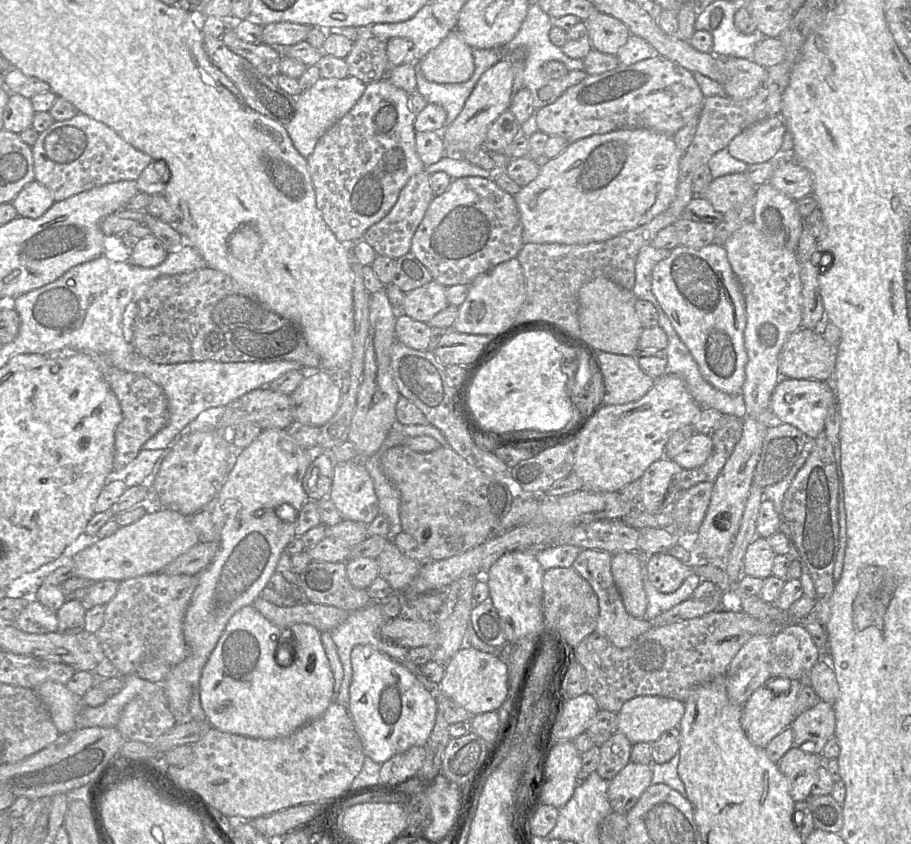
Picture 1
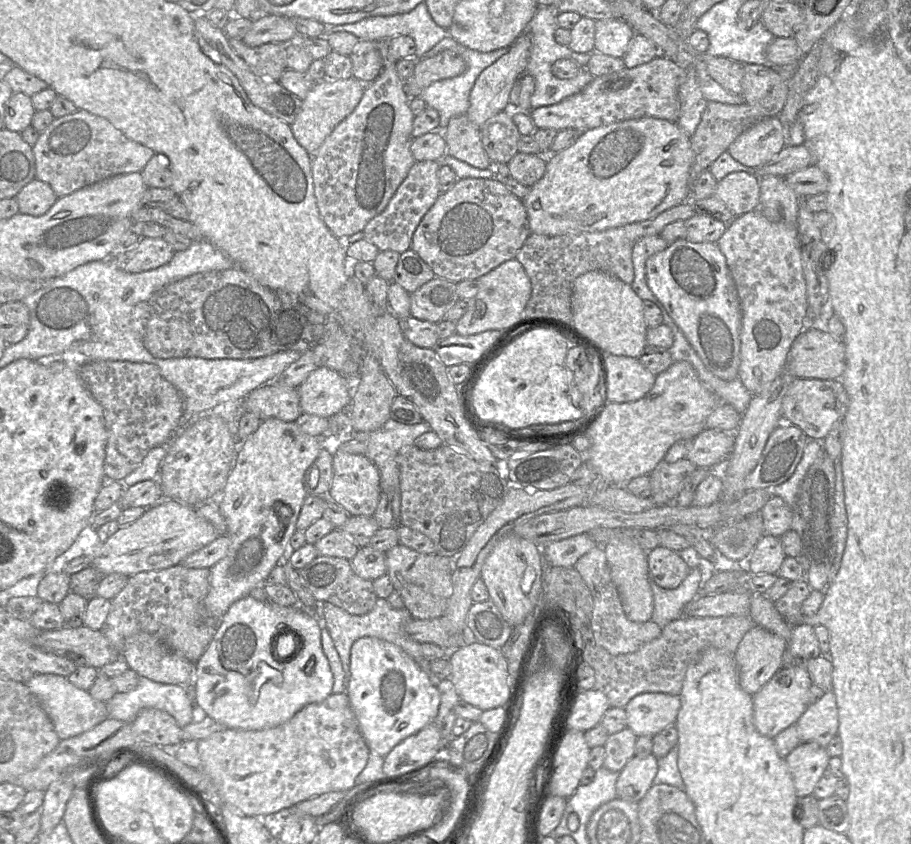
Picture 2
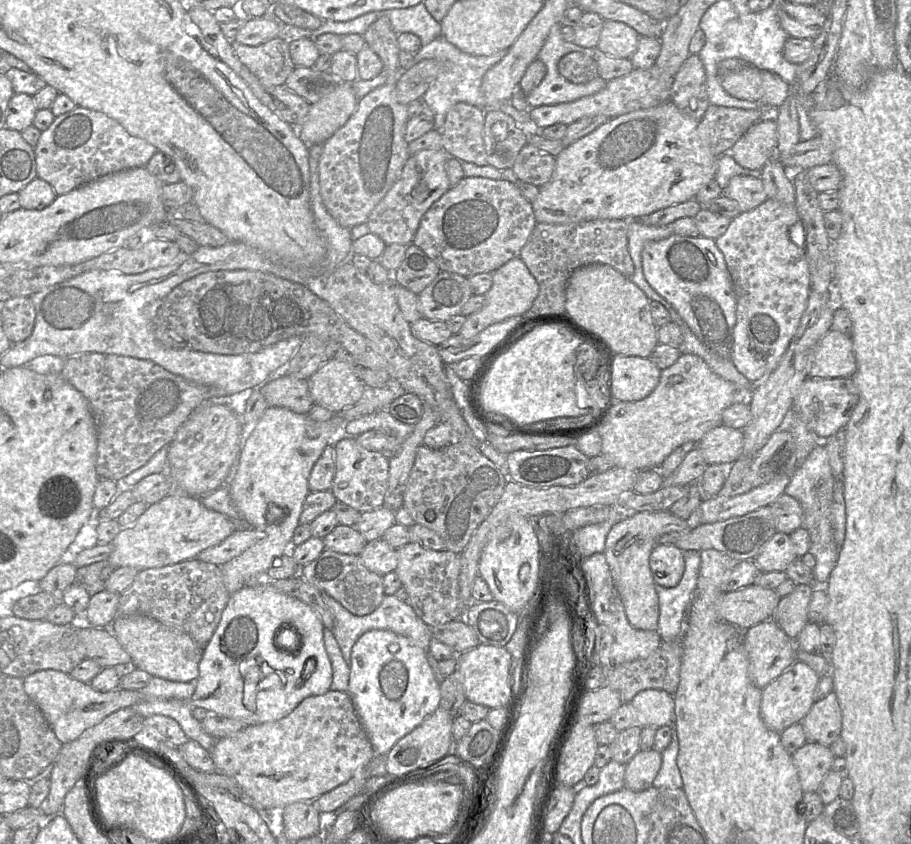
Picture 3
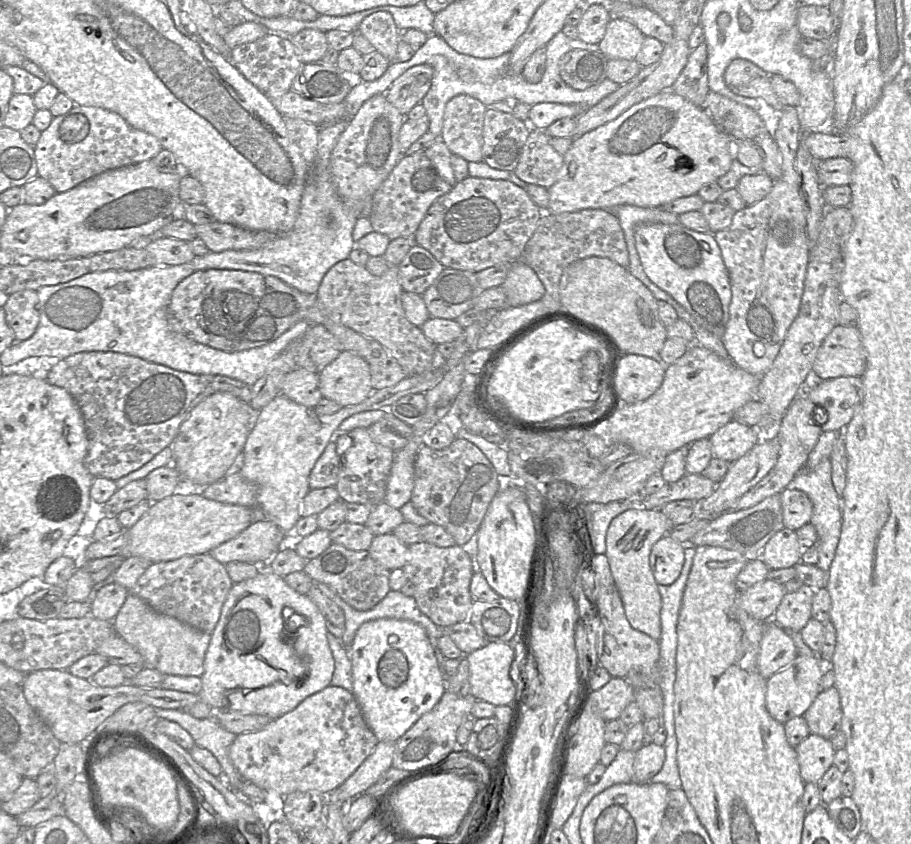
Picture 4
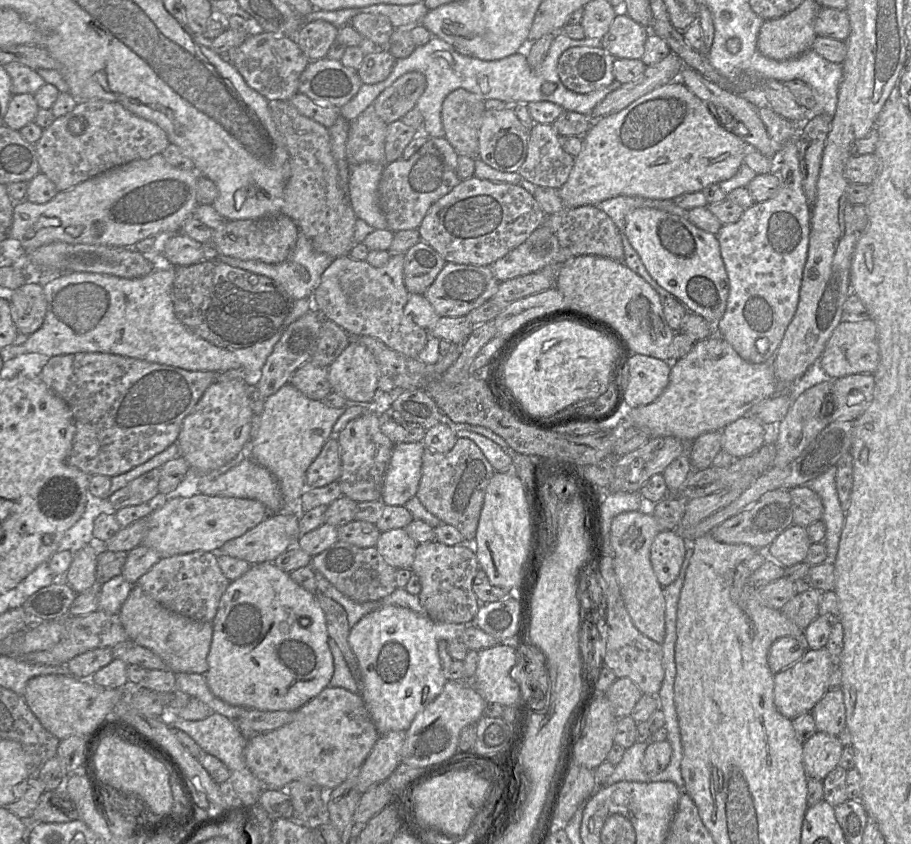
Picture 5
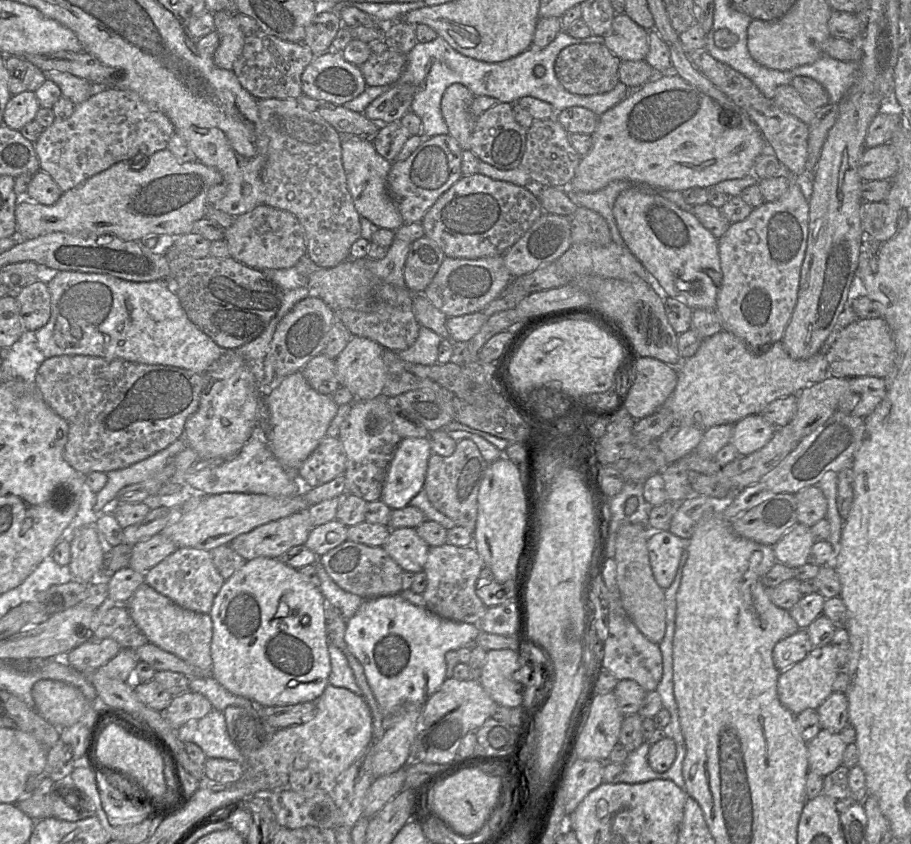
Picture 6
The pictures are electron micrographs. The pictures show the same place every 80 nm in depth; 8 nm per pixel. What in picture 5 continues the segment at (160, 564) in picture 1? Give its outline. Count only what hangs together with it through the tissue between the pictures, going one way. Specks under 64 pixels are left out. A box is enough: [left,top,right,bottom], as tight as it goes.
[142,493,268,558]

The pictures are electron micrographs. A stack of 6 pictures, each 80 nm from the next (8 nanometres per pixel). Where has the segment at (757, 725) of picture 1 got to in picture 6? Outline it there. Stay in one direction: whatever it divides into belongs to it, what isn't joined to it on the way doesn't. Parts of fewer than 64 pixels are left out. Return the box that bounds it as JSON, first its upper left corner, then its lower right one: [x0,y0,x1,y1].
[777,644,838,715]

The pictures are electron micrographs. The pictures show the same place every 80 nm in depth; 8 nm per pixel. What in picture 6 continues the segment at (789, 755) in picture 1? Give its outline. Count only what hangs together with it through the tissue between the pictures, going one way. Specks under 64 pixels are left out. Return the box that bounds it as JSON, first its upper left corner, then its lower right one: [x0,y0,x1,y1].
[807,729,847,777]

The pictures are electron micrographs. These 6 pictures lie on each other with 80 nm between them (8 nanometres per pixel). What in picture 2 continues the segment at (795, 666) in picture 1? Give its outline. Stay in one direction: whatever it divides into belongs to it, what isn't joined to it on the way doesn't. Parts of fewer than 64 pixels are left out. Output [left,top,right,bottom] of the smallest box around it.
[784,624,821,667]

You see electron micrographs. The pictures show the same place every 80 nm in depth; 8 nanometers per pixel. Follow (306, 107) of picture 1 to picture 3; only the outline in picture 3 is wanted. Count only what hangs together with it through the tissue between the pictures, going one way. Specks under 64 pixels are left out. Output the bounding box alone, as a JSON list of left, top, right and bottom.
[297,82,358,148]

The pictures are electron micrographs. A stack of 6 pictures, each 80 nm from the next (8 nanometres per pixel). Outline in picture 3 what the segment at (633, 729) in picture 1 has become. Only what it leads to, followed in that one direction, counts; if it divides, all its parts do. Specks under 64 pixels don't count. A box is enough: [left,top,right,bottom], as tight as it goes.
[630,689,675,727]

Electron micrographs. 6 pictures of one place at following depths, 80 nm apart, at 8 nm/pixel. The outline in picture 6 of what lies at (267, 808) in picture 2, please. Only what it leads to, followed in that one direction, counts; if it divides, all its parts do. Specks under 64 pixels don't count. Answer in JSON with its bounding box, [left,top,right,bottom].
[251,685,372,784]

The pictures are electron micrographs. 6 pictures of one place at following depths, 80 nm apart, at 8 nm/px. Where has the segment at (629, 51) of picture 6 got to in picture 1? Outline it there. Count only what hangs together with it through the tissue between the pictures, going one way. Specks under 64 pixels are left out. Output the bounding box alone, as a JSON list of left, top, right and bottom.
[584,11,631,55]

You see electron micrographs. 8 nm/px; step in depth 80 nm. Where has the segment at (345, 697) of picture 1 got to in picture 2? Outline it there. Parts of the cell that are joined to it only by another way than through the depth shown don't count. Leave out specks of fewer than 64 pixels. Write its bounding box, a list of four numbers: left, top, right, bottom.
[319,598,440,693]

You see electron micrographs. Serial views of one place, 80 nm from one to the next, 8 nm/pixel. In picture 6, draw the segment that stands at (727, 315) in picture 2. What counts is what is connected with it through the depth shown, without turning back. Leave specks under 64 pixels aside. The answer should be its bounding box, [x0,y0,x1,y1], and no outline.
[613,186,722,309]

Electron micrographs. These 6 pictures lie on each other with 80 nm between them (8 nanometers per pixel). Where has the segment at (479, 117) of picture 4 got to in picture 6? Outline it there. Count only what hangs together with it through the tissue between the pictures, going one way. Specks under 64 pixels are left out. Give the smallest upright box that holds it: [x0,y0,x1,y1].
[441,83,476,150]

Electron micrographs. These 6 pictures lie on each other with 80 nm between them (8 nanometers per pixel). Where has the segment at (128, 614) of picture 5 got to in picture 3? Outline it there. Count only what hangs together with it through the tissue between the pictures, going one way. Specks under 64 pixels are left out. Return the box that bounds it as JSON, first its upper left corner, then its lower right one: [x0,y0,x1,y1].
[109,614,204,682]

